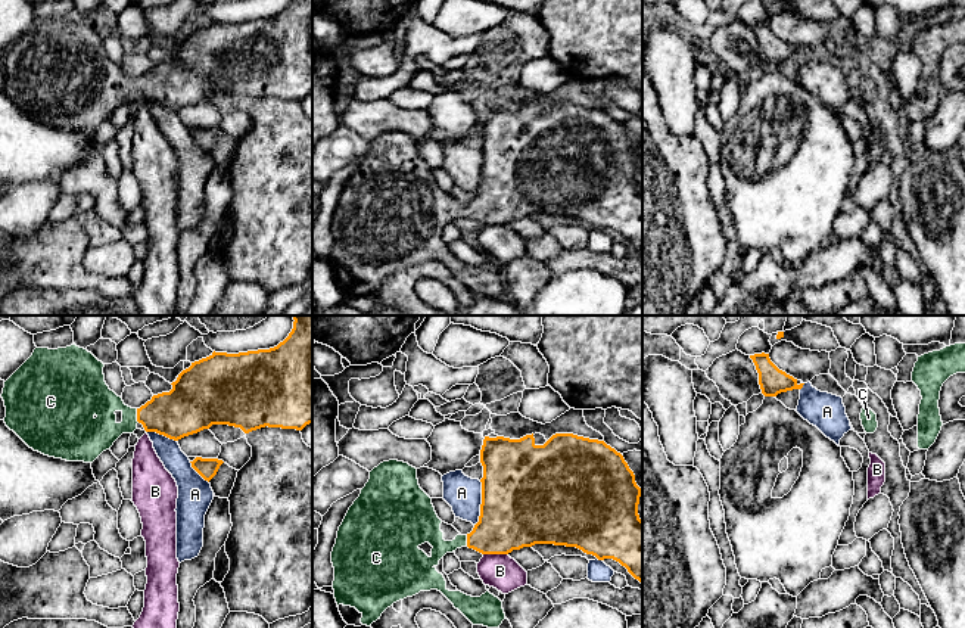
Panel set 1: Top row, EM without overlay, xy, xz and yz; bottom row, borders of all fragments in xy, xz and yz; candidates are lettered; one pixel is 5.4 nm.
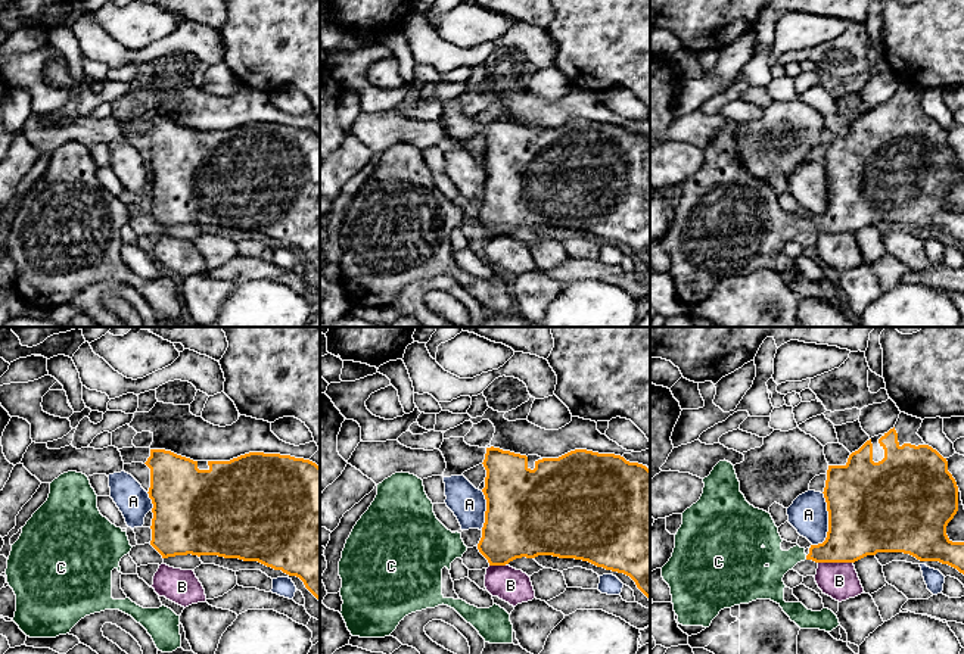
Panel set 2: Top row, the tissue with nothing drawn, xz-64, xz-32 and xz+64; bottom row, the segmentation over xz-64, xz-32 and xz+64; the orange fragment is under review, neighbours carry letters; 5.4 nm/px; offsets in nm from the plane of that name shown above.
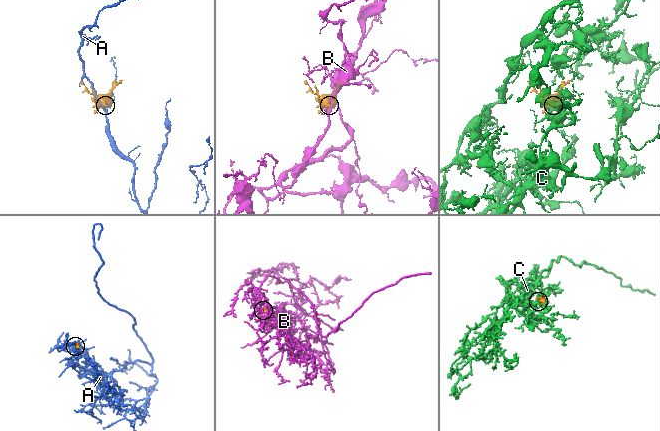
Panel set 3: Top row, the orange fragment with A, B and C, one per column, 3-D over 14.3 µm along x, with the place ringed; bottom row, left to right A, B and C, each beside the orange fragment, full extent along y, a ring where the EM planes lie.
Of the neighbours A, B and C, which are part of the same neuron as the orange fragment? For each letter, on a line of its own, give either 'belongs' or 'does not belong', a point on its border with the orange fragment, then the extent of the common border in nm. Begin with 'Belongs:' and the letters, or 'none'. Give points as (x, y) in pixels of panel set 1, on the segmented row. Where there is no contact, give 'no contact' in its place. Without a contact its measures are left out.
Belongs: C
A: does not belong; meets orange in xz at (482, 503); contact 260 nm long
B: does not belong; meets orange in xz at (495, 553); contact 140 nm long
C: belongs; meets orange in xy at (137, 416); contact 80 nm long

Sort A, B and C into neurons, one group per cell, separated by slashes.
A / B / C

